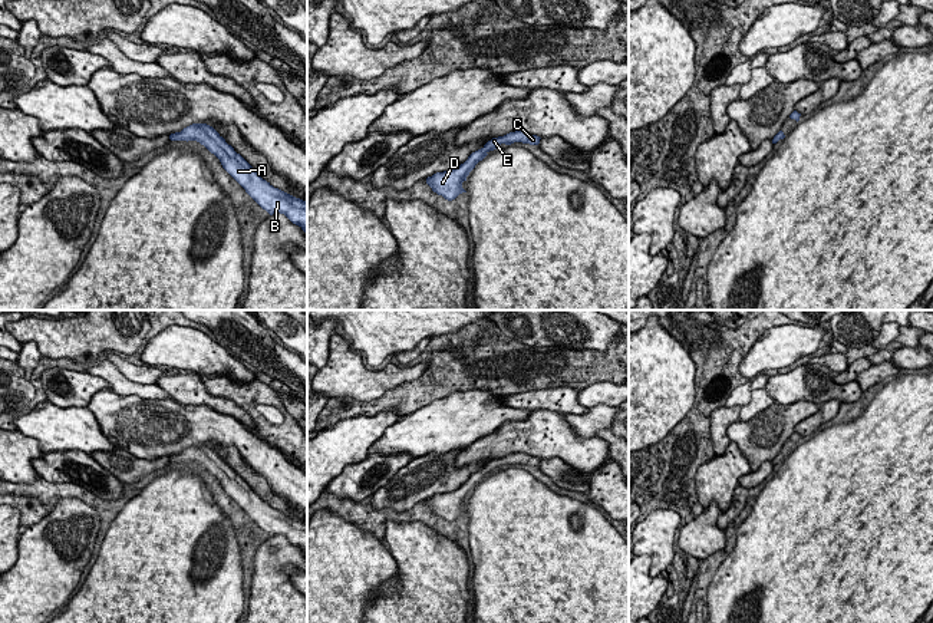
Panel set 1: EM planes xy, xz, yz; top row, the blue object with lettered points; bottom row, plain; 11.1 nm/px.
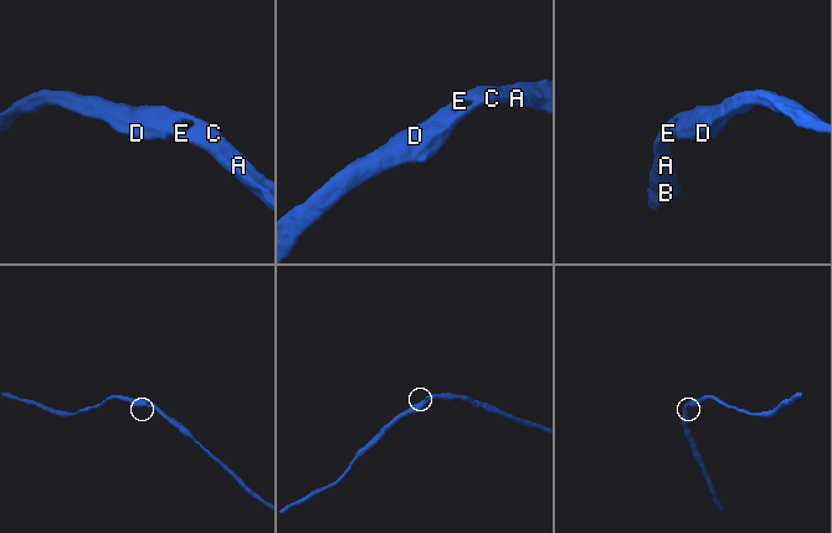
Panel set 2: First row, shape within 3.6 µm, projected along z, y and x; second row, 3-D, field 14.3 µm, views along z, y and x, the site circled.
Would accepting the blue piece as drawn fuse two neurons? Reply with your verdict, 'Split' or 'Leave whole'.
Leave whole

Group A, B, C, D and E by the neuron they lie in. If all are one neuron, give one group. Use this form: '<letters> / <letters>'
A B C D E

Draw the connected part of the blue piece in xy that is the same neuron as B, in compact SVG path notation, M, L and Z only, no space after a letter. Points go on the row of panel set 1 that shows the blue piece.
M192 123L181 132L169 135L171 141L197 141L214 154L222 168L245 189L245 192L270 215L284 214L307 235L307 202L296 198L270 182L234 151L231 145L210 125Z

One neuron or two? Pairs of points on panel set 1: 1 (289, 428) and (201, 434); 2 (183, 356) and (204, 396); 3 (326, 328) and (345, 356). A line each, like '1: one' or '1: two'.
1: two
2: two
3: two

